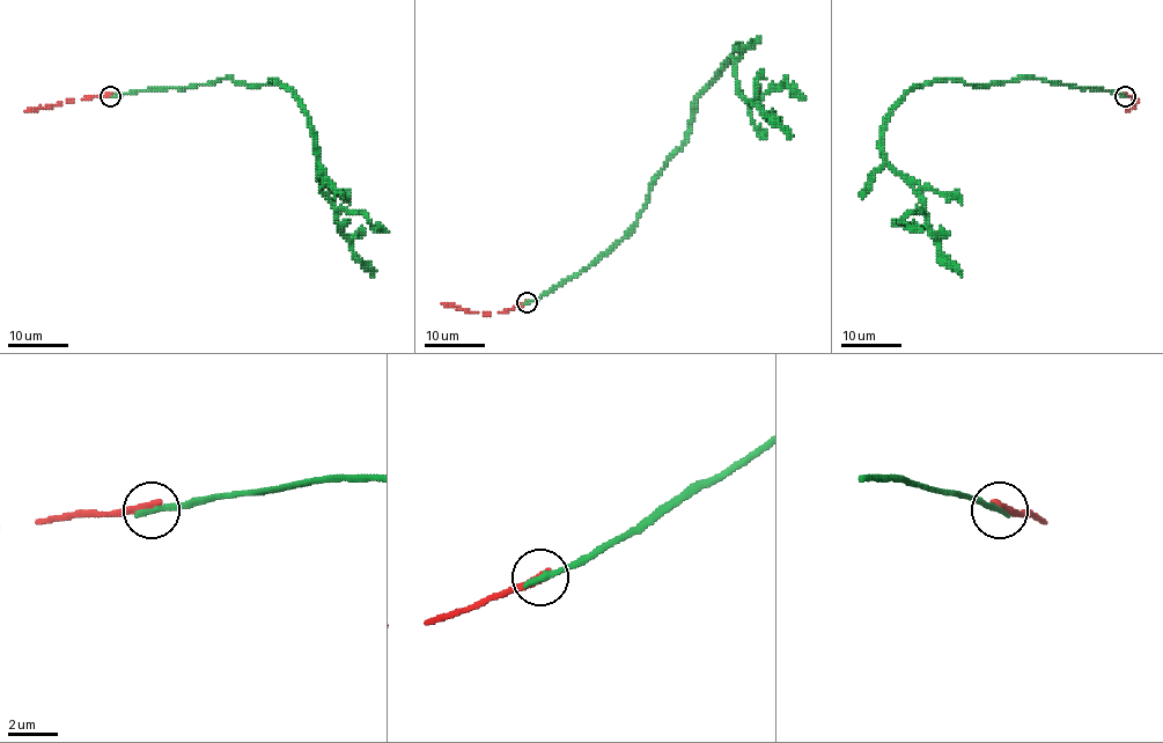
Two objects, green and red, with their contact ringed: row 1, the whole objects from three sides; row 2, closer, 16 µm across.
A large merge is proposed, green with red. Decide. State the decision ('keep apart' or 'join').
keep apart

